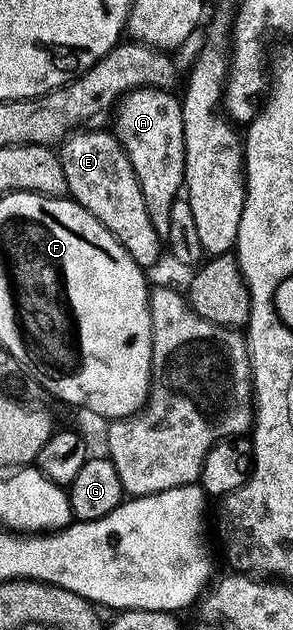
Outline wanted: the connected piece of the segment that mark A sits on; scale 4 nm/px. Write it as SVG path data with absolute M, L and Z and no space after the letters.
M150 86L130 90L117 103L117 113L114 115L115 127L113 127L115 137L129 156L129 164L133 164L133 172L145 196L145 208L149 208L149 220L153 220L153 228L157 228L157 236L164 240L169 236L169 211L172 210L175 199L180 197L185 186L183 104L171 93L170 89Z

